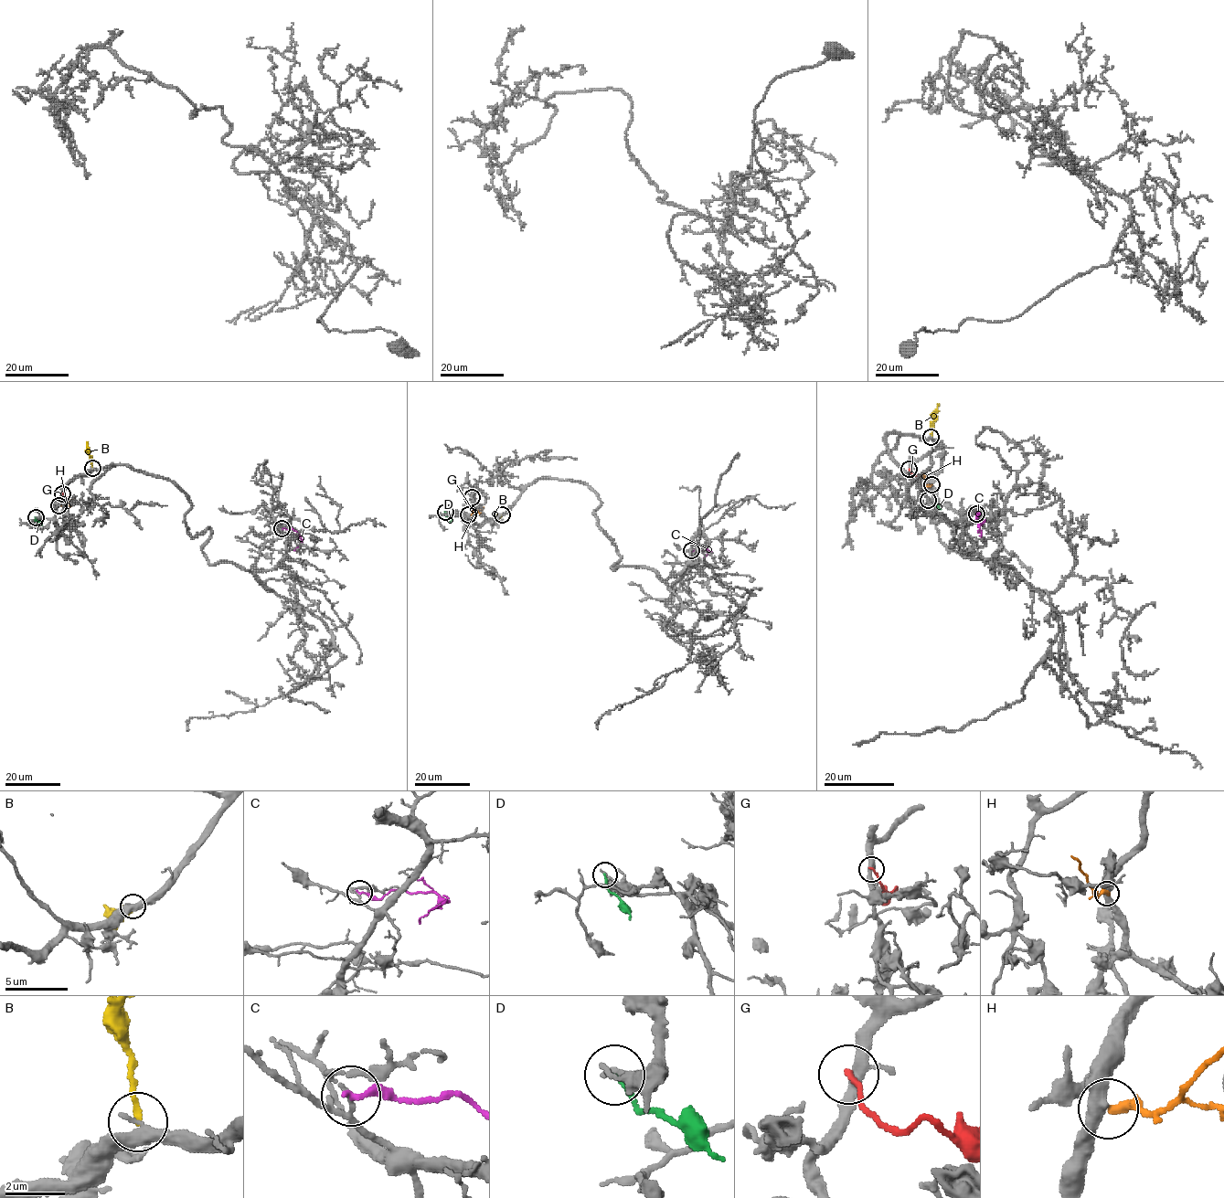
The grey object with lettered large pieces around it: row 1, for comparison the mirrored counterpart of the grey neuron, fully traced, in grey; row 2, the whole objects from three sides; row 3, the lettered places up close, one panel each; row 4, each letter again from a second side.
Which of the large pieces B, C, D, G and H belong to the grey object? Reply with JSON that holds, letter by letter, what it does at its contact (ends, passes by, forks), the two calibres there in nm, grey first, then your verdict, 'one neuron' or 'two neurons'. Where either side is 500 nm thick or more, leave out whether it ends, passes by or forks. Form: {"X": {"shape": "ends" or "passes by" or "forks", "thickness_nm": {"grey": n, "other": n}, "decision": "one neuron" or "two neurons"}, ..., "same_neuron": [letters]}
{"B": {"shape": "ends", "thickness_nm": {"grey": 400, "other": 180}, "decision": "two neurons"}, "C": {"shape": "ends", "thickness_nm": {"grey": 120, "other": 240}, "decision": "two neurons"}, "D": {"shape": "ends", "thickness_nm": {"grey": 160, "other": 190}, "decision": "two neurons"}, "G": {"shape": "ends", "thickness_nm": {"grey": 300, "other": 190}, "decision": "two neurons"}, "H": {"shape": "ends", "thickness_nm": {"grey": 460, "other": 320}, "decision": "two neurons"}, "same_neuron": []}

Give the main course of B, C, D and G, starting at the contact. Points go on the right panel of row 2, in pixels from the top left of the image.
B: (931, 437), (938, 403)
C: (976, 513), (982, 538), (984, 541)
D: (928, 500), (940, 509)
G: (909, 469), (914, 475), (925, 477)

